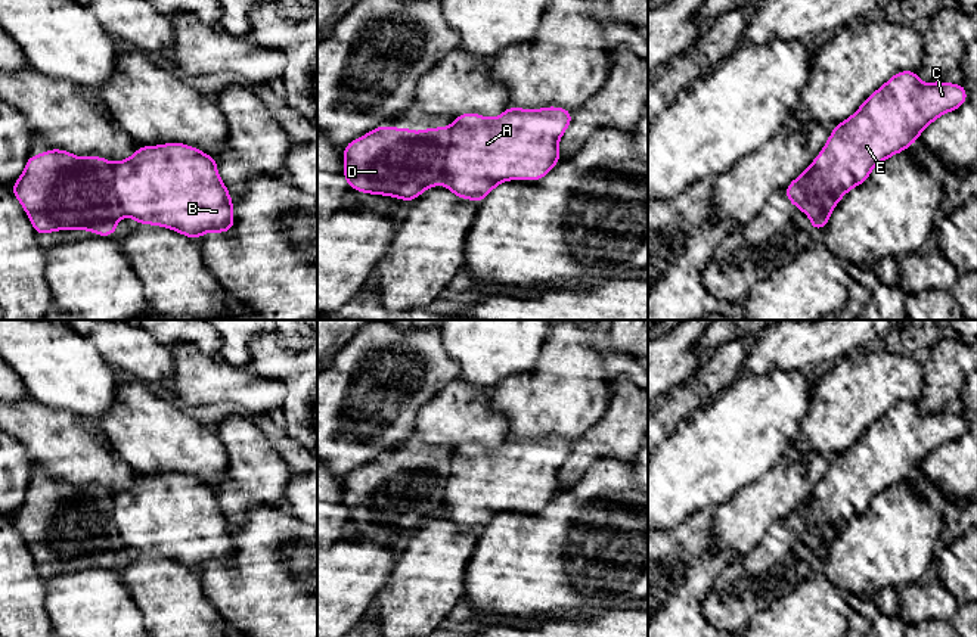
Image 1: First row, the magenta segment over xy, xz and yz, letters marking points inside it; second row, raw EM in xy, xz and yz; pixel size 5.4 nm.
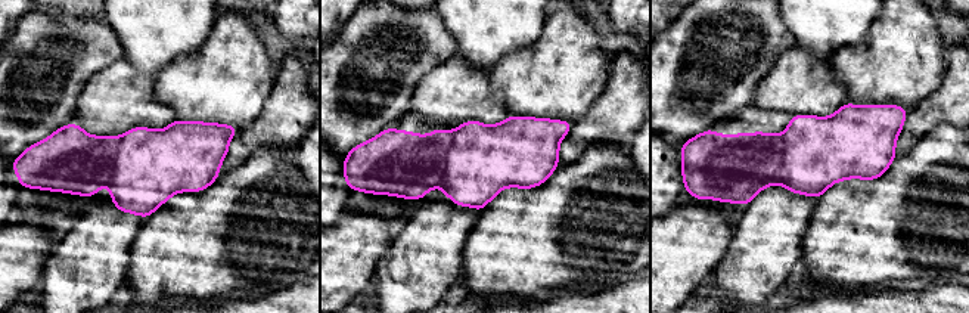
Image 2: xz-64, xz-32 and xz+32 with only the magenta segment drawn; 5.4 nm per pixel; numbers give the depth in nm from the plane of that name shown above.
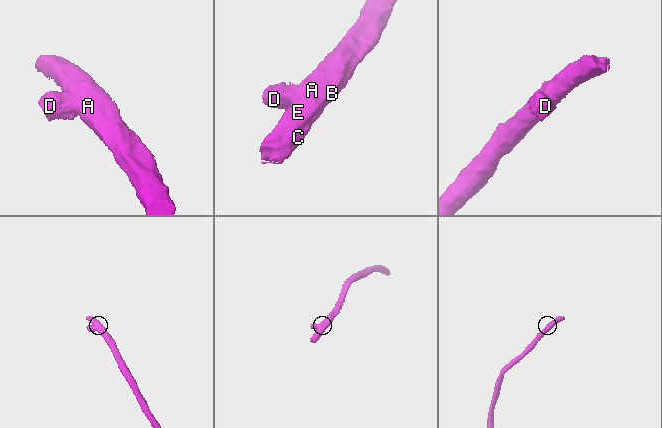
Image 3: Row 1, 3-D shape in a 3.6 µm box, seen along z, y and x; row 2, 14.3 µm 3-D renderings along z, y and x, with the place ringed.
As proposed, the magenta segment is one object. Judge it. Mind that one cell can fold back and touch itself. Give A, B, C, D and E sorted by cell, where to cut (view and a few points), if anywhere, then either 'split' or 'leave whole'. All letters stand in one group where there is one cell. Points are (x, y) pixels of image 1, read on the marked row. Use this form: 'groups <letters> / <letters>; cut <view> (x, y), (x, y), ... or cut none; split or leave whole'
groups A B C E / D; cut xz (449, 129), (446, 167), (440, 183); split

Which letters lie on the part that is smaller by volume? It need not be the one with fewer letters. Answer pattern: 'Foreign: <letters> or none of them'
Foreign: D

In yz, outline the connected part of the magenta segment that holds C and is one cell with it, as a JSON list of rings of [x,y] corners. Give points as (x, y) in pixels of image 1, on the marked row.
[[[916,71],[897,72],[874,91],[850,118],[835,125],[824,150],[797,178],[809,195],[840,201],[855,186],[865,183],[874,167],[906,150],[934,119],[956,111],[965,102],[967,90],[962,84],[945,81],[922,84]]]

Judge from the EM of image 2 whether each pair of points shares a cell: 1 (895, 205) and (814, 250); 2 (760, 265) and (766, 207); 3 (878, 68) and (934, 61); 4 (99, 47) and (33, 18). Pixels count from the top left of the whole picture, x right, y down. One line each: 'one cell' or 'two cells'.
1: one cell
2: one cell
3: one cell
4: one cell

